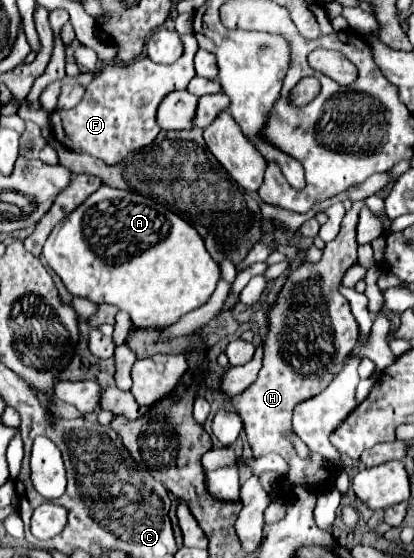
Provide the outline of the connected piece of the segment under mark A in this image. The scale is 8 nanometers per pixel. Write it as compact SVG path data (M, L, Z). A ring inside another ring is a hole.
M106 185L52 229L42 255L72 295L84 297L92 303L116 305L130 315L138 329L166 329L174 325L182 315L202 307L220 281L220 267L210 257L202 237L192 225L148 197Z

